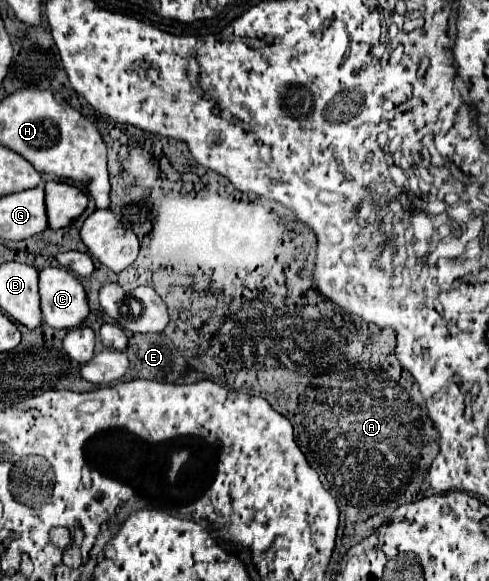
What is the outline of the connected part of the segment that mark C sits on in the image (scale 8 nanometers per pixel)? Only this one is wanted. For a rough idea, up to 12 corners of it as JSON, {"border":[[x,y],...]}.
{"border":[[43,269],[43,321],[79,327],[89,315],[85,289],[67,269]]}

